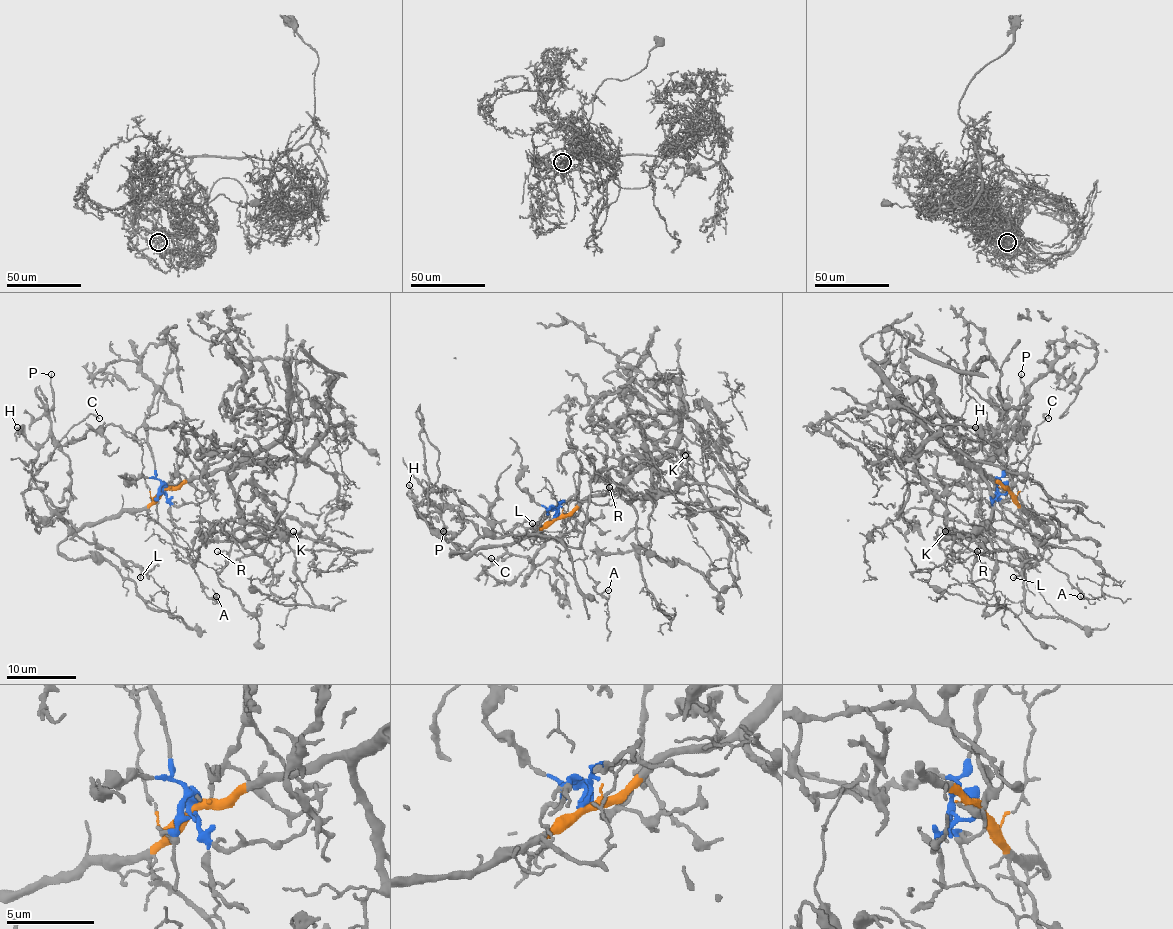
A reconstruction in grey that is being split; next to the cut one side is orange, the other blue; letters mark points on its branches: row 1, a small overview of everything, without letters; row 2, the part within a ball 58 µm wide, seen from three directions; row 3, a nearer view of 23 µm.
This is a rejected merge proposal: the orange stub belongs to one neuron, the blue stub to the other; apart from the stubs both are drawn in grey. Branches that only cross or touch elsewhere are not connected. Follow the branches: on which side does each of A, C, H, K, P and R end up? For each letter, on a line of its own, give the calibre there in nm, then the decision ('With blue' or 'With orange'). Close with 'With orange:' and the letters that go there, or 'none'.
A: Thickness 120 nm. With orange
C: Thickness 140 nm. With orange
H: Thickness 200 nm. With blue
K: Thickness 120 nm. With orange
P: Thickness 160 nm. With blue
R: Thickness 140 nm. With orange
With orange: A, C, K, R

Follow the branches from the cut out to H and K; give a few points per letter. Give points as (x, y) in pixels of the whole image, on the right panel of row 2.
H: (1007, 488), (1000, 483), (1007, 448), (1023, 424), (1026, 431), (1000, 445), (997, 438), (995, 446), (974, 427)
K: (1007, 490), (981, 470), (992, 496), (992, 515), (974, 536), (945, 531)

